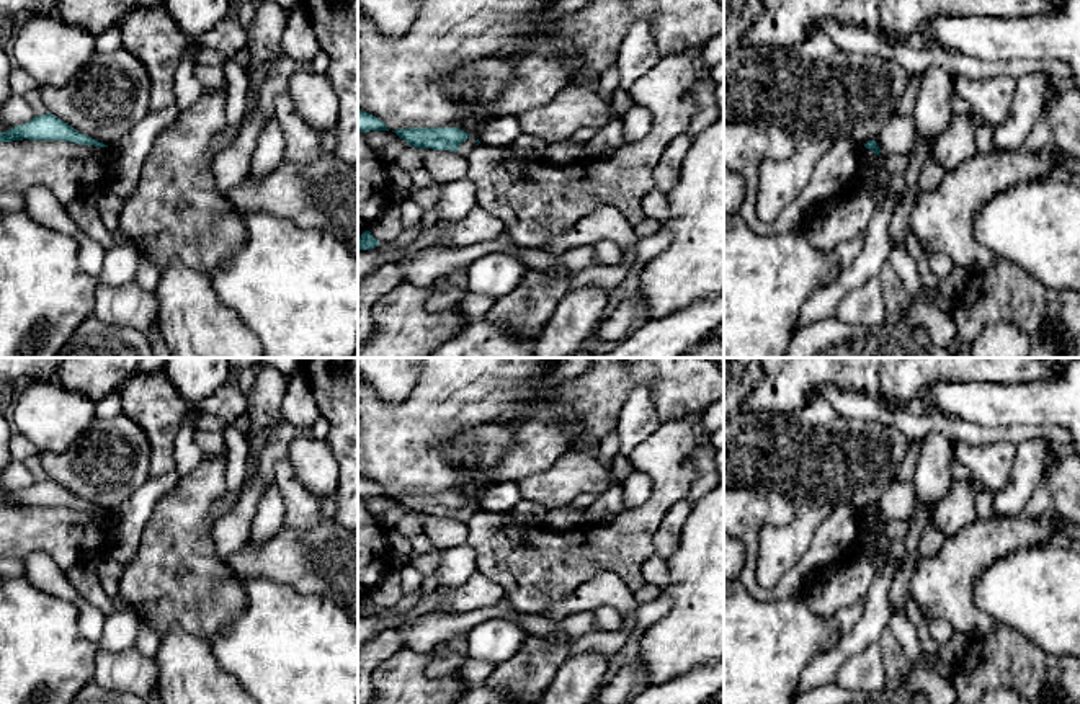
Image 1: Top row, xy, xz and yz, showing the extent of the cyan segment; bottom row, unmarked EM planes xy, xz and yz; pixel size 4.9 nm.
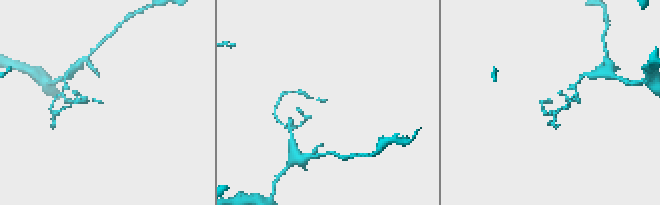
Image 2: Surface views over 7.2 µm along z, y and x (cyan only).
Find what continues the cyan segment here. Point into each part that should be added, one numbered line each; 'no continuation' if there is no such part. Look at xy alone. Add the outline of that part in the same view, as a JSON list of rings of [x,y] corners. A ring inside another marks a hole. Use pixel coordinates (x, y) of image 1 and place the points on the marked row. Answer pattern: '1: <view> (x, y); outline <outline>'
no continuation

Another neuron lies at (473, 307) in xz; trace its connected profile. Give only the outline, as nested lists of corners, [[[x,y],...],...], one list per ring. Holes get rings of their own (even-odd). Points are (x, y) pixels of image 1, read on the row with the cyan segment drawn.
[[[466,292],[459,302],[459,310],[466,323],[472,323],[485,317],[497,297],[489,294]]]

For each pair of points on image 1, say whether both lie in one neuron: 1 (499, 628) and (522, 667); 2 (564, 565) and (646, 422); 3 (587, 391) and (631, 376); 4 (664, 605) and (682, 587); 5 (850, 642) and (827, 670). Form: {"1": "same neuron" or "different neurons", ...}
{"1": "different neurons", "2": "different neurons", "3": "same neuron", "4": "different neurons", "5": "same neuron"}

